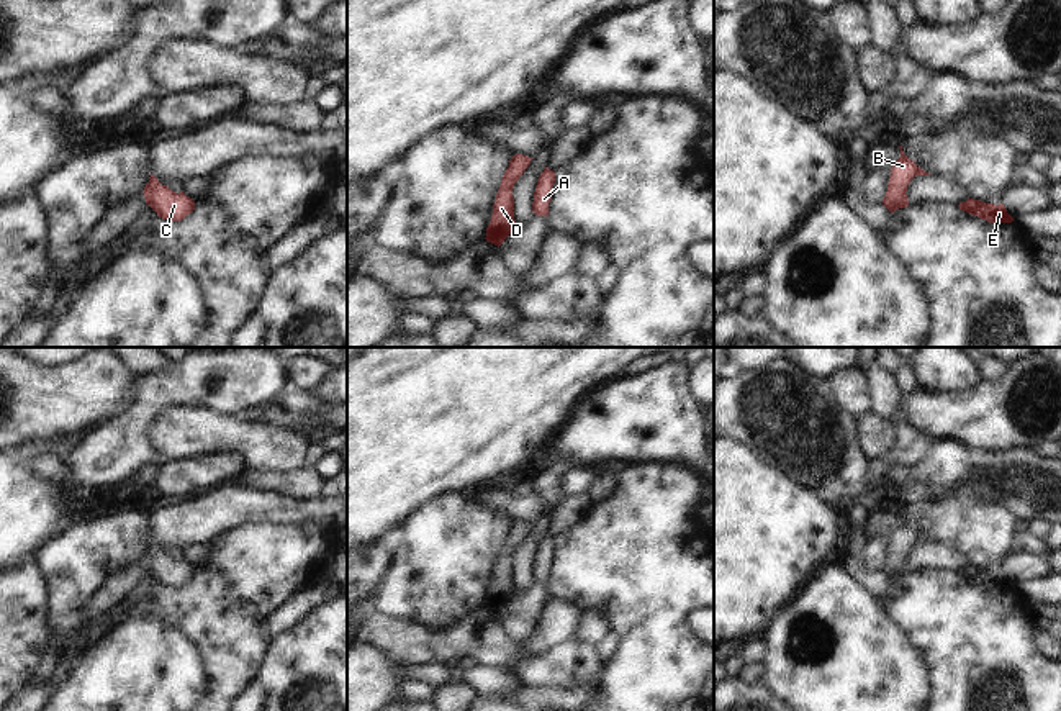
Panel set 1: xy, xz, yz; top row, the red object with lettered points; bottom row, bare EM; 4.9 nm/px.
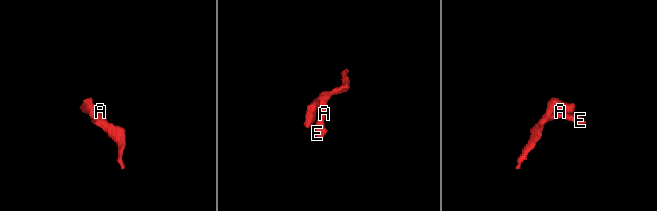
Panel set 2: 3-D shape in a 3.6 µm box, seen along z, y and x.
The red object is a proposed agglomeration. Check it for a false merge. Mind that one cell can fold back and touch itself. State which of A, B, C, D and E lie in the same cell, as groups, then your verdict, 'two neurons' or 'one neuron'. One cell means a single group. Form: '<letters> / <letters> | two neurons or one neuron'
A B C D E | one neuron

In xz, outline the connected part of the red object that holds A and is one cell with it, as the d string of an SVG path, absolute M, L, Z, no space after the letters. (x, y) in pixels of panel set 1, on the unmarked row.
M549 534L540 541L532 568L532 578L537 583L549 583L549 570L552 567L552 554L555 550L555 539Z

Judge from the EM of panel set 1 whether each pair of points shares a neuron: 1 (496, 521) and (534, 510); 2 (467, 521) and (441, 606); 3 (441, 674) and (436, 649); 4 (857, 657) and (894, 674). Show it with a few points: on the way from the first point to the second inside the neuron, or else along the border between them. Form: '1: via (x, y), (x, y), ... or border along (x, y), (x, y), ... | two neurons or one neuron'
1: border along (475, 498), (490, 507), (503, 508), (514, 521) | two neurons
2: via (454, 543), (441, 574), (441, 585) | one neuron
3: border along (444, 662), (410, 665) | two neurons
4: via (866, 667), (873, 674), (884, 674) | one neuron

